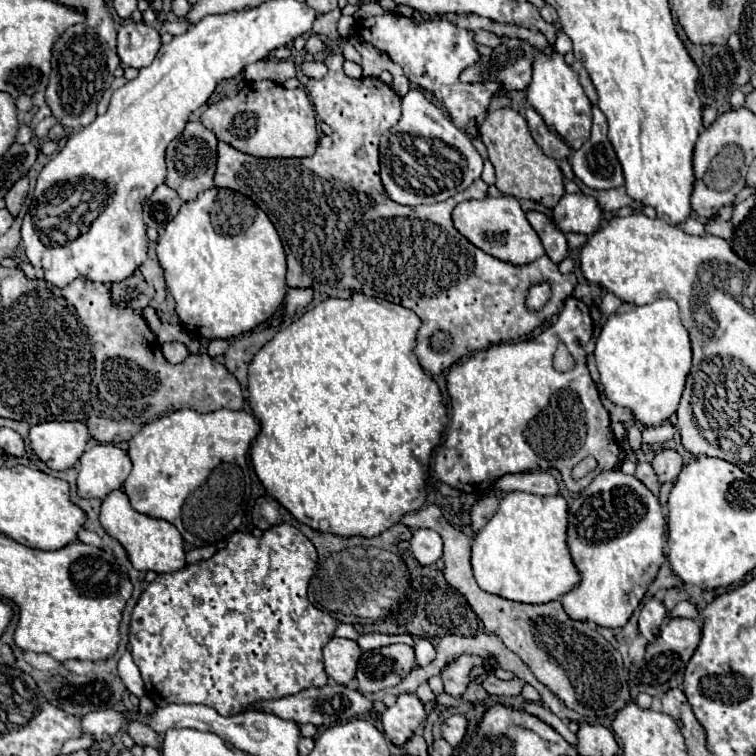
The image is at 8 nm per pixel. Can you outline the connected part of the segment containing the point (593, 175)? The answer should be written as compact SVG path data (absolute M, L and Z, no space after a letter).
M592 108L592 136L572 154L574 174L592 190L610 190L624 184L622 166L606 136L608 124L600 108Z

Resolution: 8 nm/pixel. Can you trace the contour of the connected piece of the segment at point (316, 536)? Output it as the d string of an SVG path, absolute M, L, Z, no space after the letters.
M298 524L298 528L318 550L318 568L308 586L310 602L316 608L328 612L338 622L382 622L390 614L390 608L404 596L404 590L408 590L406 564L400 558L396 546L400 540L412 538L410 528L406 528L404 524L396 524L376 538L338 538L334 534L316 532L306 524Z

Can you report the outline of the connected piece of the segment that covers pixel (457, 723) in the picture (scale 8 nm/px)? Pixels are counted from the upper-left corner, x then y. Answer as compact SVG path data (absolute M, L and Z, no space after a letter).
M452 714L452 716L446 716L442 720L442 738L450 744L450 746L458 746L460 740L464 738L466 734L466 718L460 716L460 714Z

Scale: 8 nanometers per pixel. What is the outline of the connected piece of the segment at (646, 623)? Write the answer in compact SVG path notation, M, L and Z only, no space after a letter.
M656 596L650 598L644 604L638 620L640 632L644 634L644 638L648 638L648 642L652 642L652 638L658 634L658 628L664 622L664 618L666 618L666 606L662 604L662 600L658 600Z

